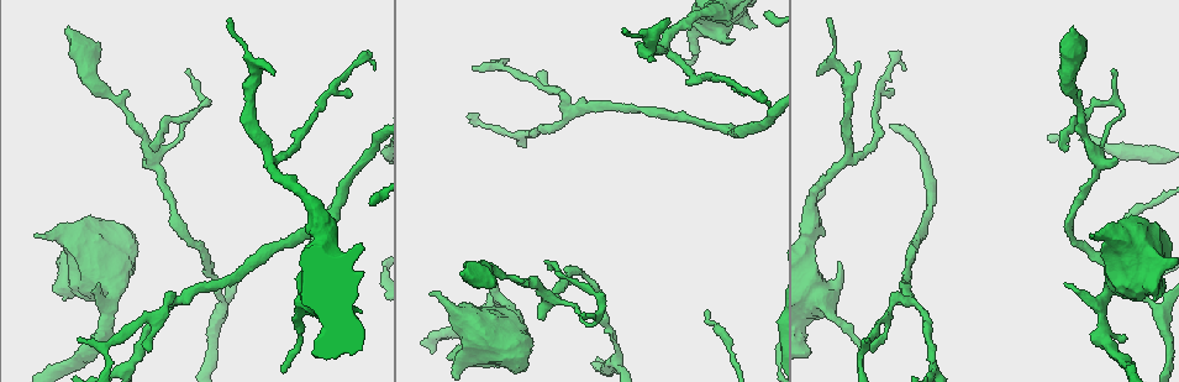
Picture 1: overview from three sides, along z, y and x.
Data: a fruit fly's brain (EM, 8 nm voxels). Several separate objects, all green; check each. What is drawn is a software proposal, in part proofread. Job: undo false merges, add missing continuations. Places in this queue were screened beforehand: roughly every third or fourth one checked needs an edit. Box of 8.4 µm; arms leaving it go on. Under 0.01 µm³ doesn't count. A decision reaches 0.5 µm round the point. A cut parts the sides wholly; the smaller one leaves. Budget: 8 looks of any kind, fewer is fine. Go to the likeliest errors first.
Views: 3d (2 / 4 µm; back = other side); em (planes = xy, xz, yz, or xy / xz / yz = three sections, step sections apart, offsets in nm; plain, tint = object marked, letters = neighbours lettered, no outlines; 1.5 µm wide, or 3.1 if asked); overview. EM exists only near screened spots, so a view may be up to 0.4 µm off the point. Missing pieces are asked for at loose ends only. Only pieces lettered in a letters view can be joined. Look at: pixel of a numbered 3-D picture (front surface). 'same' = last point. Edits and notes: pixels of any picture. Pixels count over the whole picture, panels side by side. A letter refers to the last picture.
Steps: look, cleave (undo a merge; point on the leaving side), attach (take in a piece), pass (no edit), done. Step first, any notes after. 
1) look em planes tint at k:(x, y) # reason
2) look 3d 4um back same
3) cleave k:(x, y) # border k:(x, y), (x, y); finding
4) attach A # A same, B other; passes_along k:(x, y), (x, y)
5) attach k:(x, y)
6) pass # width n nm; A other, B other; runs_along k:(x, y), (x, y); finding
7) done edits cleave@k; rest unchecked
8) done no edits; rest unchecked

look em xy step 4 letters at 1:(359, 309)

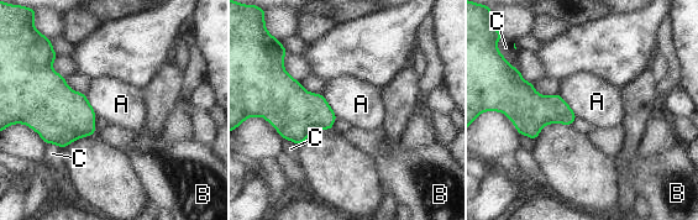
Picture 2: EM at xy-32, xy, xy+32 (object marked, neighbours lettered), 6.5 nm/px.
look em planes letters same

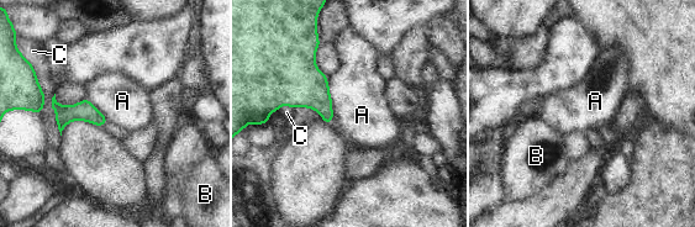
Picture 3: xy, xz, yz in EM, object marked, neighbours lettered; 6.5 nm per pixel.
pass # A other, B other, C other; runs_along 3:(54, 105), (103, 120); no lettered piece goes on from it

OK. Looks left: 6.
look em planes letters at 1:(1091, 237) # branch stops here

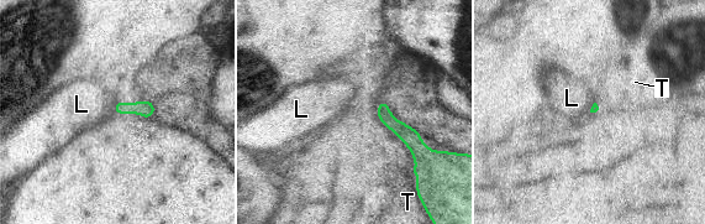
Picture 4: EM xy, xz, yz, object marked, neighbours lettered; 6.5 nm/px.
pass # L other, T other; border 4:(116, 102), (114, 112); no lettered piece goes on from it

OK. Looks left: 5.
look 3d 2um back at 1:(187, 297) # two arms in line, one across

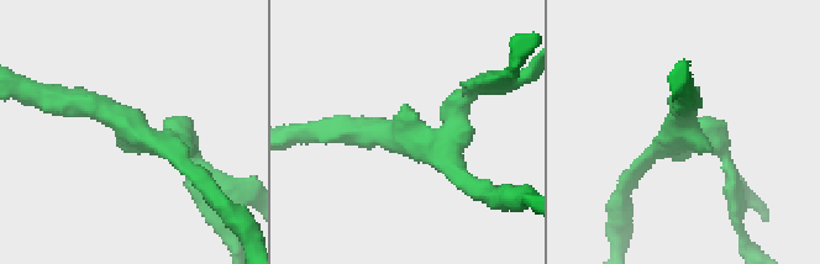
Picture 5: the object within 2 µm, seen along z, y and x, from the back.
look em xy step 4 letters at 5:(131, 134) # arms 3; need the tissue

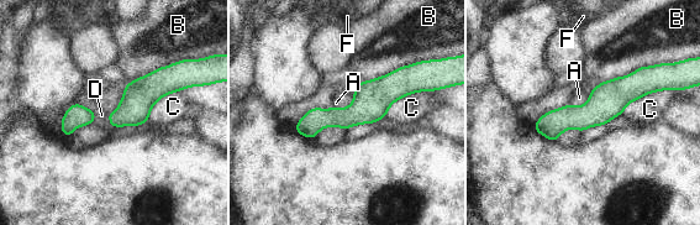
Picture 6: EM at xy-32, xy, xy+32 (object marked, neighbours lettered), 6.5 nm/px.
pass # longest_contact B 500 nm; A other, B other, C other, D other, F other; runs_along 6:(438, 84), (299, 127); all the same neuron

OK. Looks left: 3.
done no edits; rest unchecked

